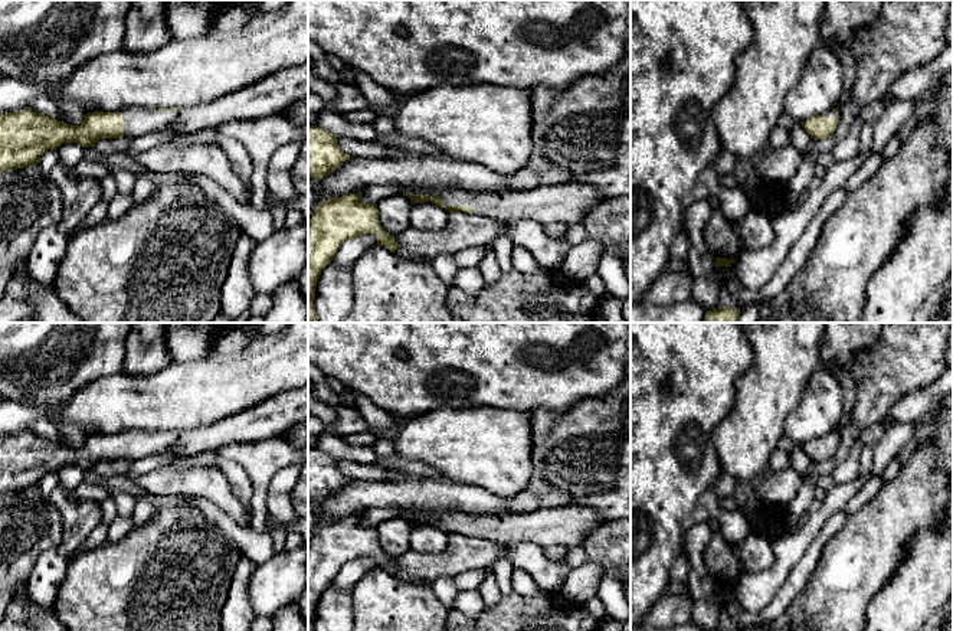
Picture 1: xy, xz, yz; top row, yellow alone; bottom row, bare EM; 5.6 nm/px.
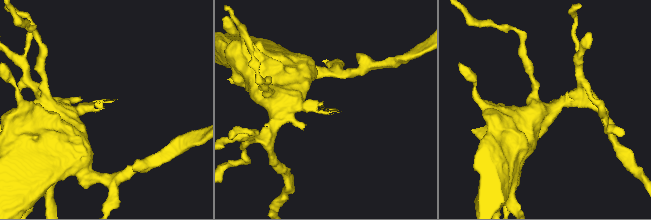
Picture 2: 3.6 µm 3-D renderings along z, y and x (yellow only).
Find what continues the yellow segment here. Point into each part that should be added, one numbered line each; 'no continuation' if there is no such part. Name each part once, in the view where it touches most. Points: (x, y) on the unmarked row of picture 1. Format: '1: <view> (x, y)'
1: xz (569, 526)

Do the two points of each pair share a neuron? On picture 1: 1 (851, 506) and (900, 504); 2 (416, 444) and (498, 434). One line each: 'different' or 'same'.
1: different
2: same

